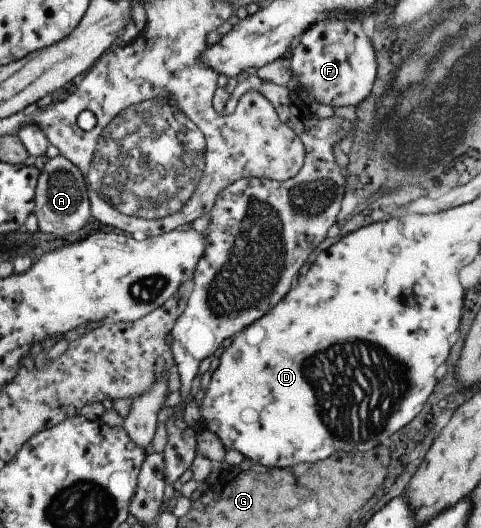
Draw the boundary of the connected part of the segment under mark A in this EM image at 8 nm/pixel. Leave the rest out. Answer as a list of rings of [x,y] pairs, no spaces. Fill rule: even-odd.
[[[58,157],[40,161],[40,173],[35,189],[35,210],[39,231],[45,234],[66,236],[77,232],[85,233],[93,227],[91,205],[88,200],[86,175],[67,157]]]

